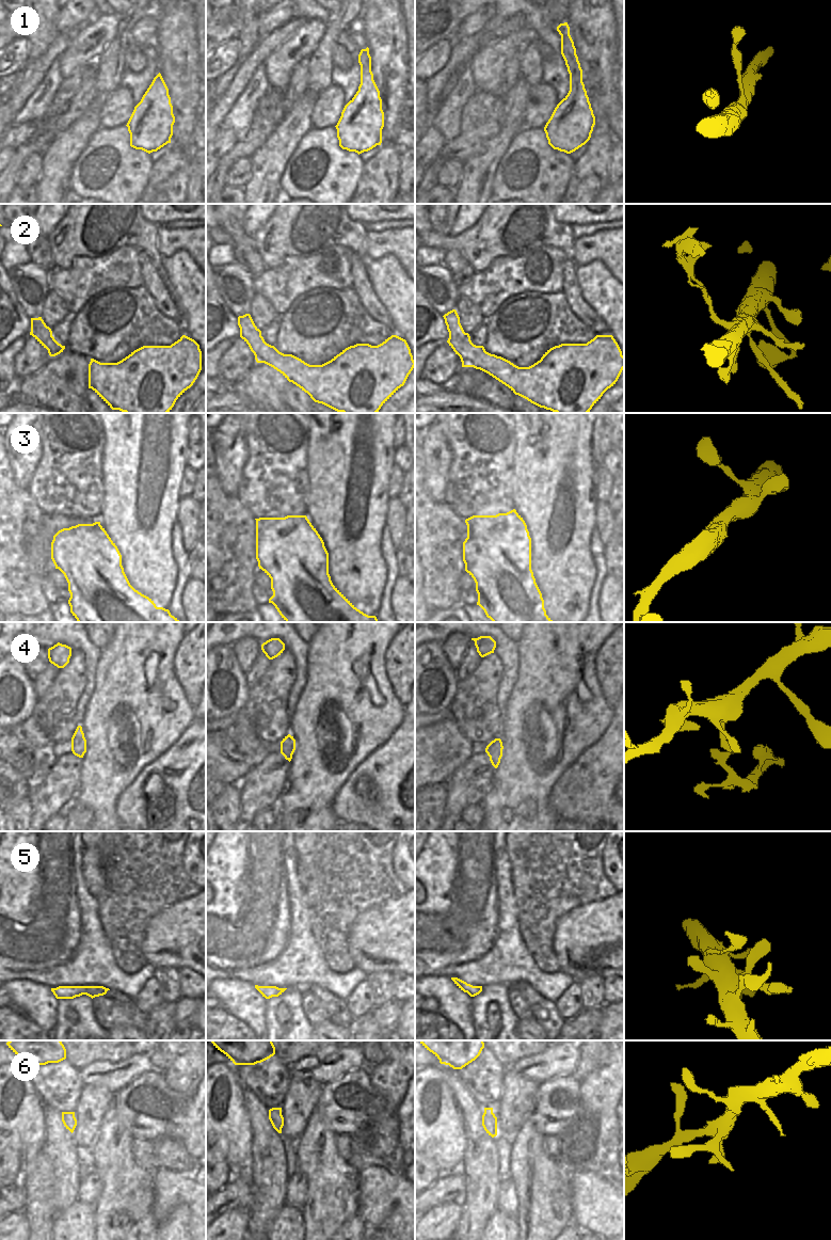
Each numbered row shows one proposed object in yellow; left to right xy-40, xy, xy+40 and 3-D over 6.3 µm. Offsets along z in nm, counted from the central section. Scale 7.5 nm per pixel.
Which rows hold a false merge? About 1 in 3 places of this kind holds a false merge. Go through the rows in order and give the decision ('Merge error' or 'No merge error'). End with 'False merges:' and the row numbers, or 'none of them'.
1: No merge error
2: Merge error
3: No merge error
4: Merge error
5: Merge error
6: No merge error
False merges: 2, 4, 5

